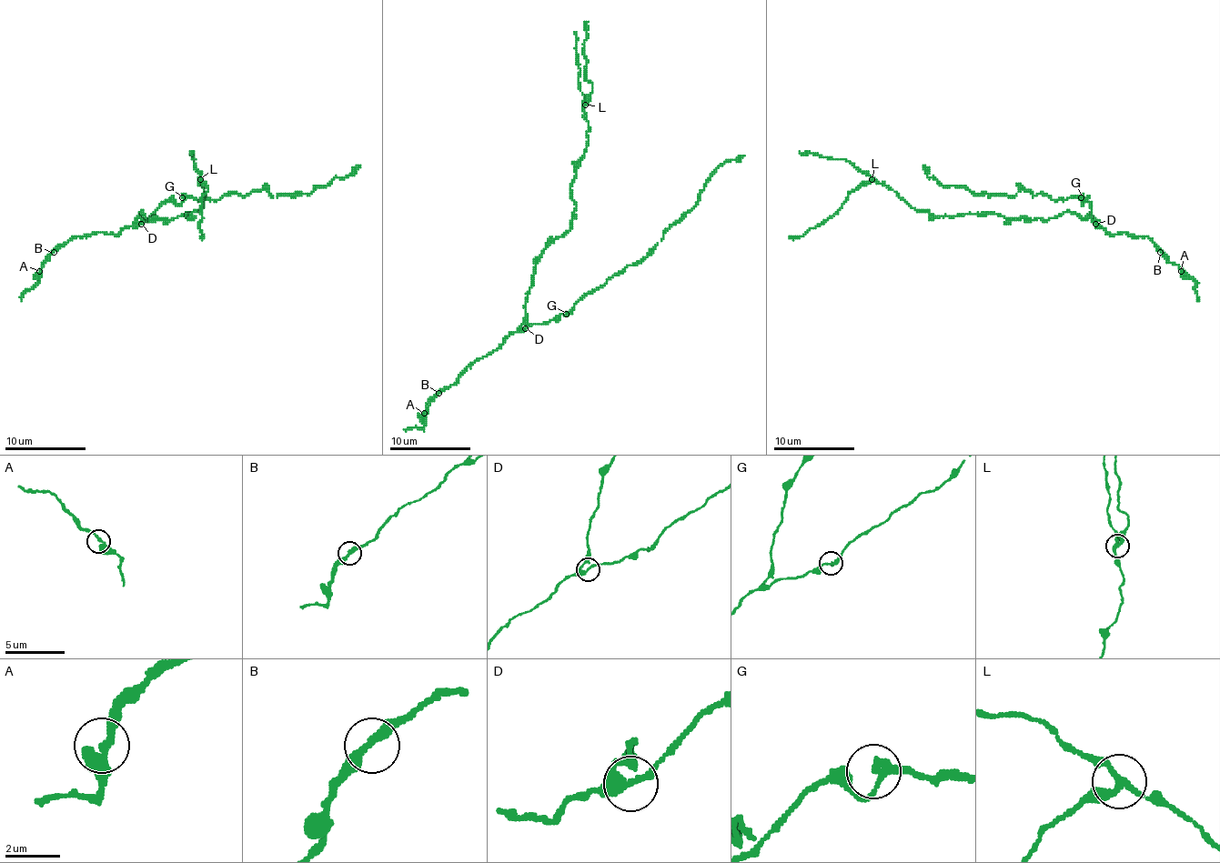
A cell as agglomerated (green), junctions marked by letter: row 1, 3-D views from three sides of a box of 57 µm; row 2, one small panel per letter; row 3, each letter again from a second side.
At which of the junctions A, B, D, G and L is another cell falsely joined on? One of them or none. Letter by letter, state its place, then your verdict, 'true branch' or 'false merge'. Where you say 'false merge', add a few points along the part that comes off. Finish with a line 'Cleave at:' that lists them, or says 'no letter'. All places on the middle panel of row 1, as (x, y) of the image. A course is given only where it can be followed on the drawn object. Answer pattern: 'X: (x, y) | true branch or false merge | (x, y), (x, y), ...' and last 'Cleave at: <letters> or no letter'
A: (424, 413) | true branch
B: (438, 393) | true branch
D: (525, 328) | true branch
G: (566, 314) | true branch
L: (585, 105) | false merge | (584, 105), (592, 88), (586, 78), (584, 22)
Cleave at: L

